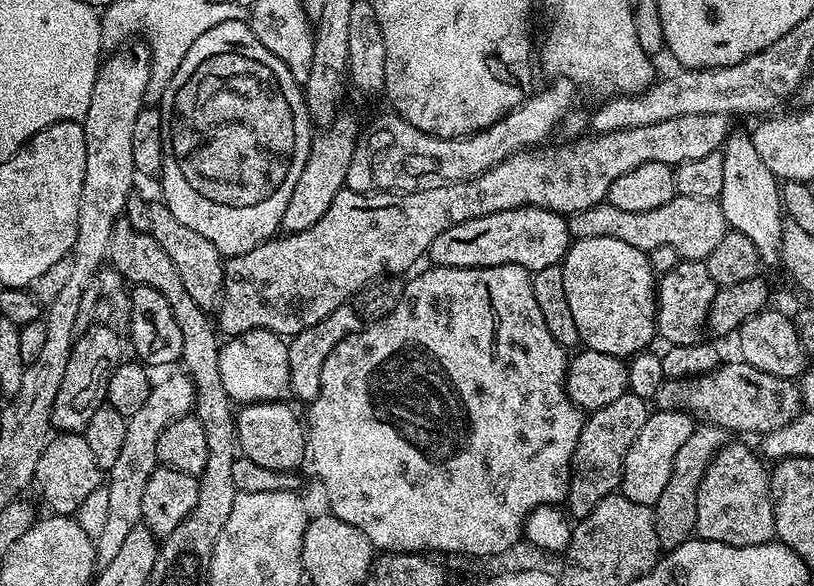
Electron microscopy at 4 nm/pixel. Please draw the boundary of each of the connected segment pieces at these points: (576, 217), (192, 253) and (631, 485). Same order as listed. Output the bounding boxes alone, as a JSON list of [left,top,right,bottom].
[[567,195,729,261],[151,206,225,309],[619,411,693,506]]

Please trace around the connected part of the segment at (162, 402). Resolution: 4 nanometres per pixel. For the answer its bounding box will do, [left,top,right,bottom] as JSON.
[95,370,196,568]

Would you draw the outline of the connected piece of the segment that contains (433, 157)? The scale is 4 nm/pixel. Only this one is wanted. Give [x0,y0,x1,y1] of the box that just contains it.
[345,79,578,192]

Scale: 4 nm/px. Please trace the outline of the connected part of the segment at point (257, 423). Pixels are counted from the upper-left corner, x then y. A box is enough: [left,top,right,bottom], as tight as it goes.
[236,400,306,473]

